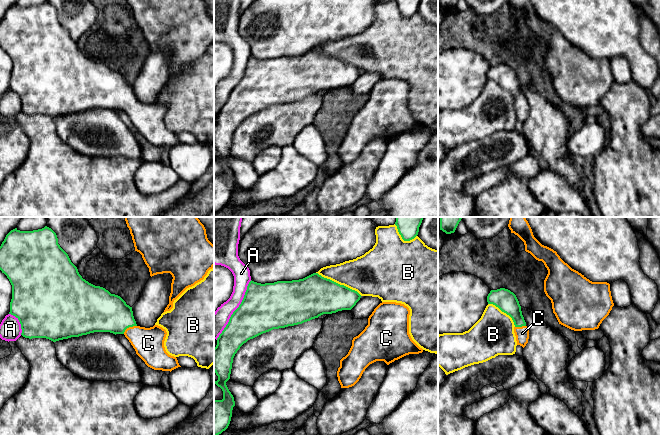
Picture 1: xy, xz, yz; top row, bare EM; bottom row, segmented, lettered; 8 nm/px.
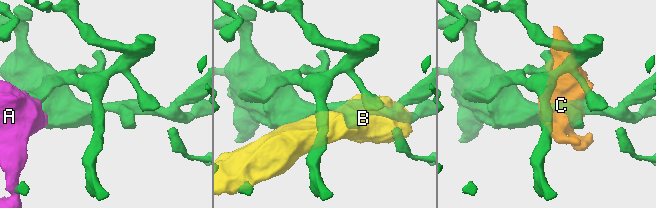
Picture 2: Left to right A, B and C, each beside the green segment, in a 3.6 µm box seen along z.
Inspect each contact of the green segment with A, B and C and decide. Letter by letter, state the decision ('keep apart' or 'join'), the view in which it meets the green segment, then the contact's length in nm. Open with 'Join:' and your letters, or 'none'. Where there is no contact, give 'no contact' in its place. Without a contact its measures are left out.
Join: C
A: keep apart; meets green in xz; contact 550 nm long
B: keep apart; meets green in xz; contact 420 nm long
C: join; meets green in xy; contact 130 nm long

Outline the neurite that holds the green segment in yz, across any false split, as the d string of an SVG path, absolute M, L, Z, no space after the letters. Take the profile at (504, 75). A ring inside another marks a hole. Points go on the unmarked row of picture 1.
M508 65L491 66L487 72L488 80L493 80L502 88L509 91L514 98L514 109L517 121L523 124L528 119L529 105L522 91L521 82L516 71Z

